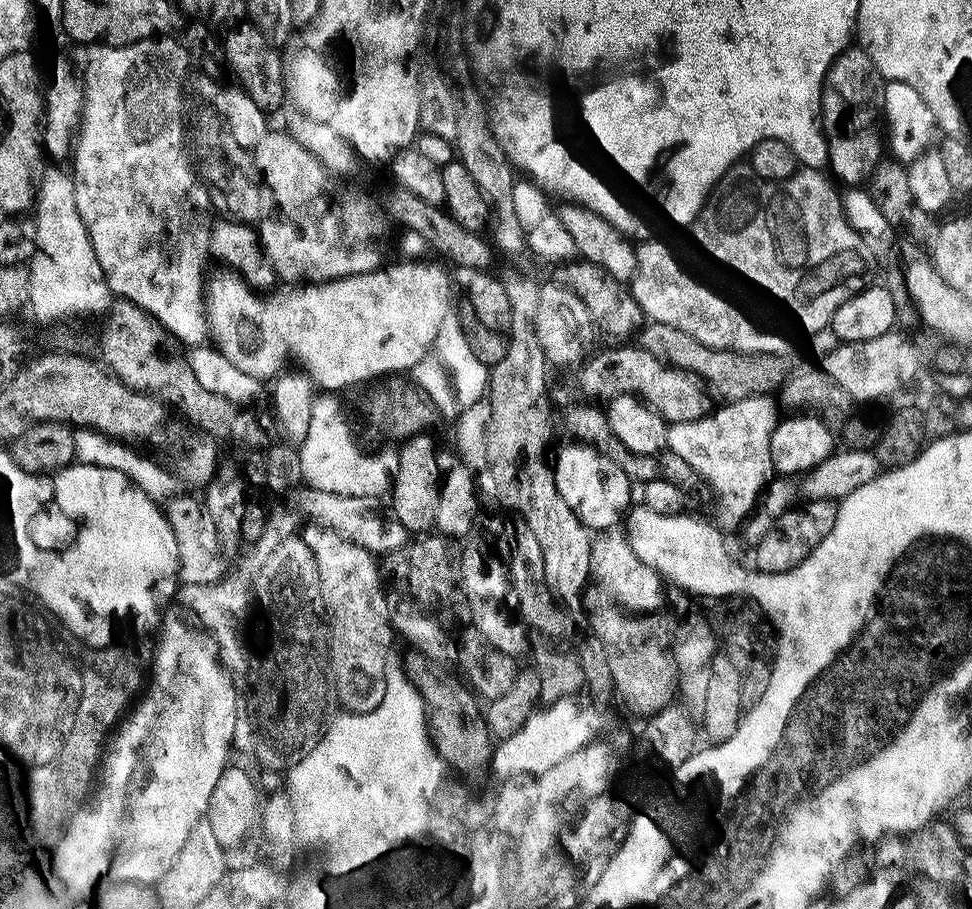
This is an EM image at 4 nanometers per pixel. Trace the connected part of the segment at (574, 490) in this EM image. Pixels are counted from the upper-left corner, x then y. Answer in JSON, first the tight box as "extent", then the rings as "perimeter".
{"extent":[554,442,634,534],"perimeter":[[[575,442],[569,445],[569,448],[562,449],[560,457],[554,460],[558,494],[584,526],[593,528],[600,534],[607,533],[615,529],[612,527],[619,520],[620,524],[633,507],[634,484],[628,479],[627,474],[603,452]]]}

